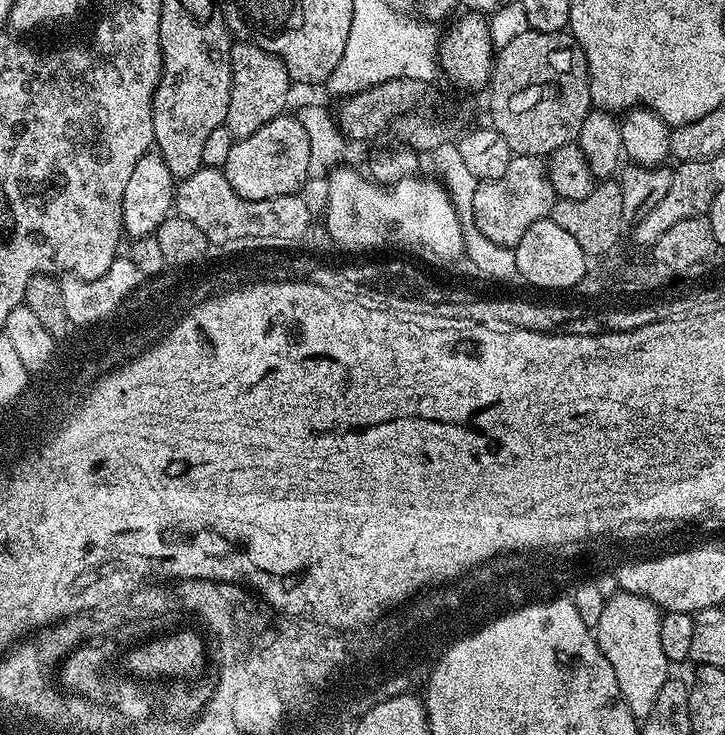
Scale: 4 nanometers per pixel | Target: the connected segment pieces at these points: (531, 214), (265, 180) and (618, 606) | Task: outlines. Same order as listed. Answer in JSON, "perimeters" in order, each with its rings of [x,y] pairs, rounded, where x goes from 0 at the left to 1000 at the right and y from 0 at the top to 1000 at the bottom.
{"perimeters":[[[[708,211],[692,242],[658,249],[648,279],[650,298],[670,324],[695,337],[710,339],[720,318],[726,318],[726,313],[731,313],[737,302],[760,295],[768,271],[764,253],[759,253],[754,222],[742,212]]],[[[388,155],[379,158],[361,177],[350,177],[350,182],[327,189],[320,197],[316,215],[312,216],[306,233],[317,253],[330,267],[341,272],[371,272],[385,267],[406,267],[415,260],[419,249],[426,249],[425,230],[428,222],[428,189],[422,174],[407,156]]],[[[857,803],[850,808],[851,811],[837,812],[836,830],[830,830],[830,841],[825,841],[822,848],[822,878],[830,884],[836,901],[841,901],[847,922],[852,922],[855,947],[872,973],[892,977],[897,966],[902,966],[908,939],[913,939],[916,929],[924,924],[919,884],[913,884],[913,833],[891,812]]]]}

